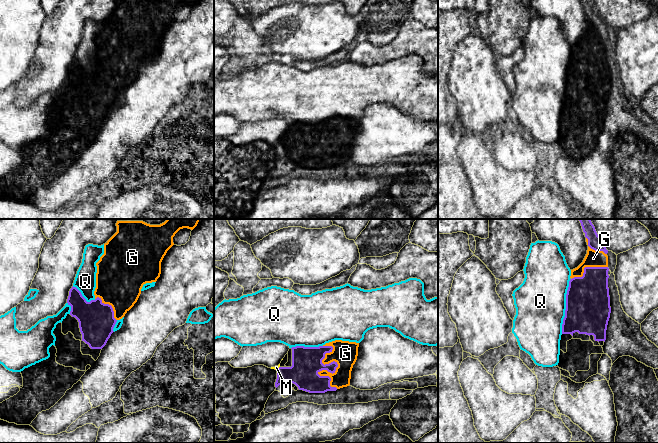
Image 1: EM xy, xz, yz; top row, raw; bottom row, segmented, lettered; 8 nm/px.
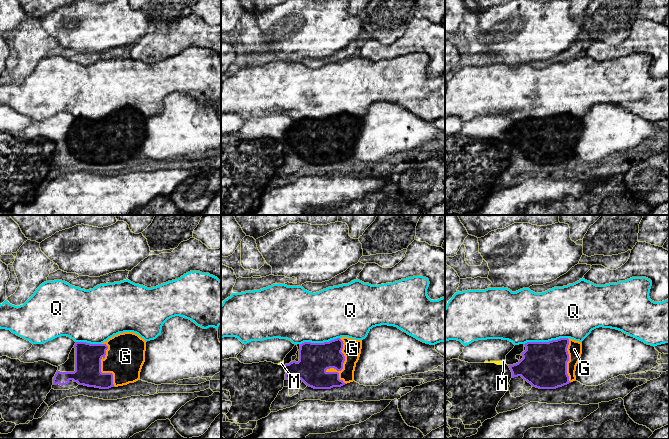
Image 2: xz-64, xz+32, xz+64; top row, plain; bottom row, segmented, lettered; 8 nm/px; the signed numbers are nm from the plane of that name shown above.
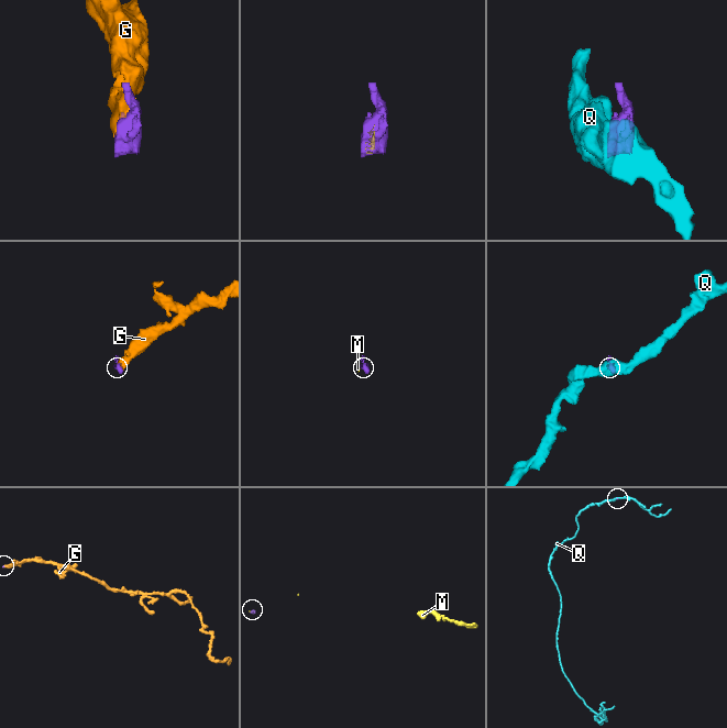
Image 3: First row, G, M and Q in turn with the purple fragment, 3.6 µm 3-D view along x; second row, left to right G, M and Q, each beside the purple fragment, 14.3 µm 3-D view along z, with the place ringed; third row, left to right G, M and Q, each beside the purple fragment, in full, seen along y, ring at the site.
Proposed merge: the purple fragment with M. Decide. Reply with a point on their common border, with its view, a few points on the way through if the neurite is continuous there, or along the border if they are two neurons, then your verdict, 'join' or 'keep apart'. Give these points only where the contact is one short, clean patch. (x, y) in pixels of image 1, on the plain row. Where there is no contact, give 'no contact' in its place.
contact xz (278, 144); border xz (279, 142), (276, 145); keep apart

